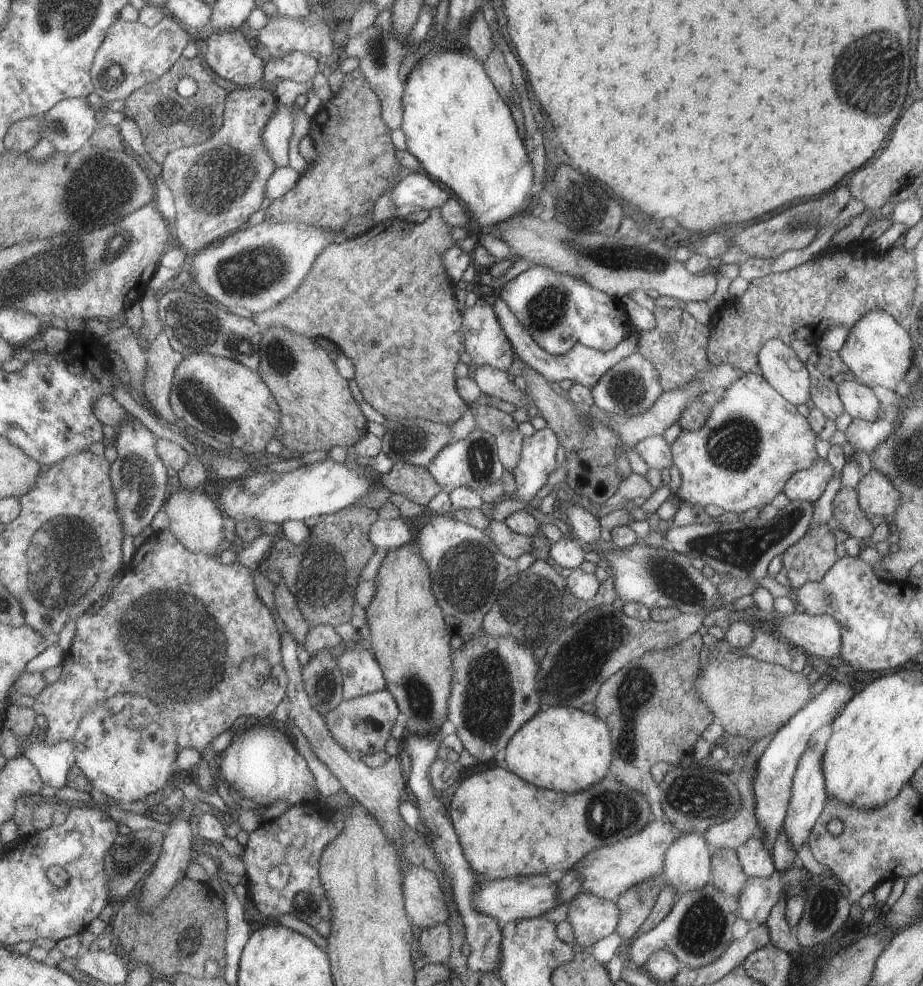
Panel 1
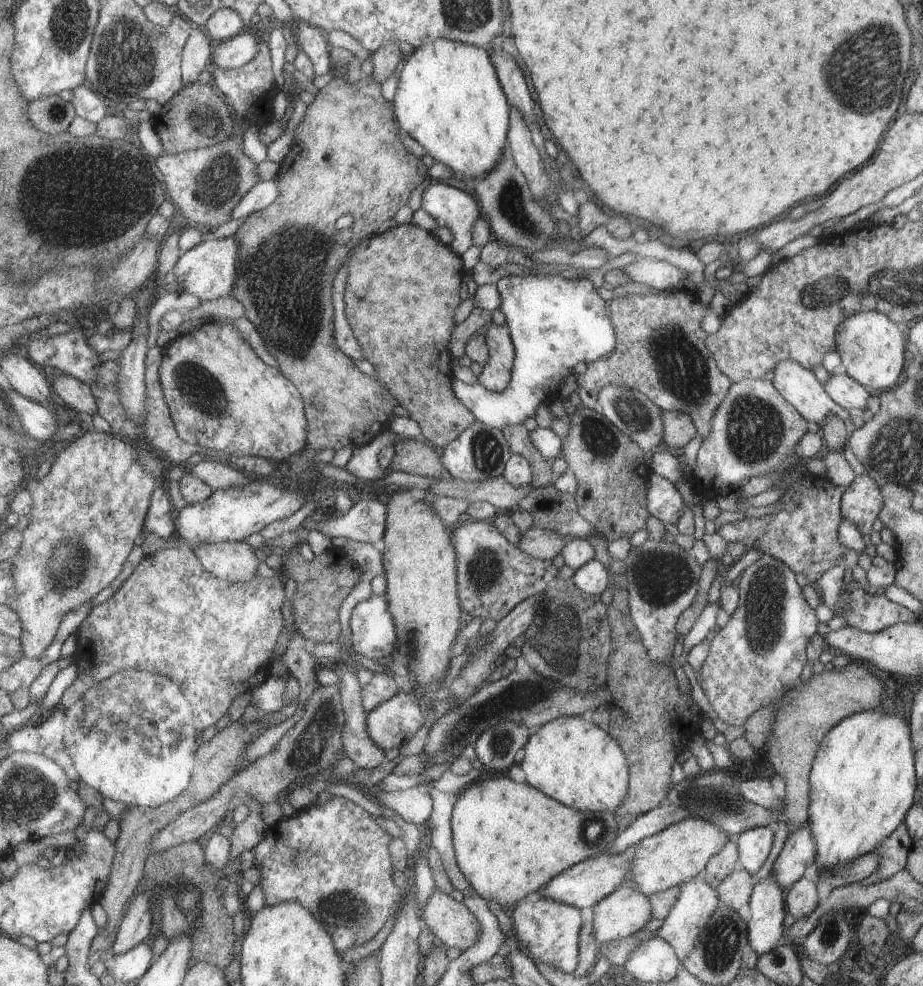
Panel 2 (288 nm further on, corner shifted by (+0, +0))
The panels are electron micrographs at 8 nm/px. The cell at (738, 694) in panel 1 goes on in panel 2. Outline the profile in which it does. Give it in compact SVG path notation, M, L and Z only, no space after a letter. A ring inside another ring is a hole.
M853 662L845 668L833 668L831 672L811 674L807 682L801 682L795 688L785 688L777 700L767 704L775 706L775 712L763 756L773 766L775 774L779 774L785 782L785 808L781 820L789 824L789 832L801 828L809 818L809 774L823 736L827 736L835 724L855 712L879 710L879 700L885 692L889 690L883 688L877 676Z

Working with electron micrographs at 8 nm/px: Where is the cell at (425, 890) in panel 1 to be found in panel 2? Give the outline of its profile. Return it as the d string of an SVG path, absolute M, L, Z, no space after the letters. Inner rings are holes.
M439 888L427 902L423 918L427 928L431 928L447 948L459 948L465 952L473 948L481 936L481 924L475 912L465 902L457 902Z

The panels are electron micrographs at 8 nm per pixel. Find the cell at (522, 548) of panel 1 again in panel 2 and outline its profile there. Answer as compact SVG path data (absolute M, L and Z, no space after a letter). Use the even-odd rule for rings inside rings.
M533 526L529 532L523 534L517 548L519 548L519 552L525 552L525 554L537 558L537 560L551 562L555 556L563 554L565 546L567 544L563 542L561 534Z

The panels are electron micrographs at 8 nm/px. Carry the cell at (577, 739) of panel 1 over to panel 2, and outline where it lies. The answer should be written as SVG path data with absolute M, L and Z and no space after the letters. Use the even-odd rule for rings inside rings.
M561 716L543 728L531 734L531 740L525 746L525 756L521 762L521 770L525 772L527 784L533 784L547 796L559 800L569 808L577 808L581 812L617 812L625 802L631 782L629 782L629 764L621 746L609 736L609 732L585 718L579 716Z

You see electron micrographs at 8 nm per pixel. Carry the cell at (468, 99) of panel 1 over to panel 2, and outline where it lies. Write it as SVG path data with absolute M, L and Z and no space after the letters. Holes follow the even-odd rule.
M435 40L415 50L401 72L393 104L401 130L409 132L421 144L419 152L429 154L437 164L447 166L453 172L453 178L457 180L469 182L491 176L491 172L495 172L509 154L513 104L507 98L507 92L503 90L499 72L487 48L453 40Z

